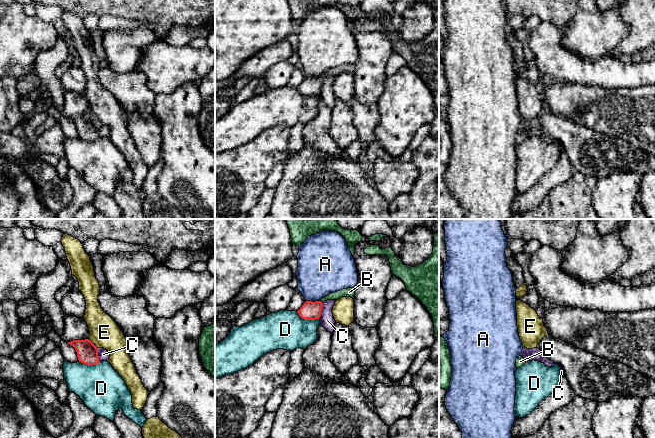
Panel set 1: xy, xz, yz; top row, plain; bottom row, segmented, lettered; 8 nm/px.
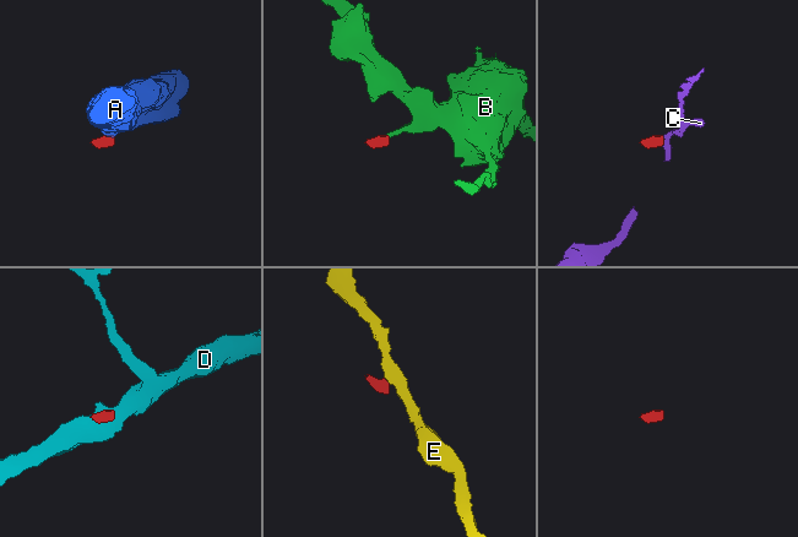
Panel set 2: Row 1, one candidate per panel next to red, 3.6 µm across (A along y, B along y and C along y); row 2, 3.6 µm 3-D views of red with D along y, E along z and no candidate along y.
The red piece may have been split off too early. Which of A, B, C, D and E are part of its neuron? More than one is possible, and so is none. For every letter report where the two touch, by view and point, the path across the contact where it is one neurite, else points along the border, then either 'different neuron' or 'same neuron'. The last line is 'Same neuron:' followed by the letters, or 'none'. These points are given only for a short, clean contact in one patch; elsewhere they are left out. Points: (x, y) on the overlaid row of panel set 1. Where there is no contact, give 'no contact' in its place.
A: contact xz (313, 302); border xz (306, 300), (319, 301); different neuron
B: contact xz (321, 302); way xz (310, 310), (314, 309), (321, 302), (327, 297), (349, 292); same neuron
C: contact xz (321, 310); border xz (323, 303), (319, 317); different neuron
D: contact xz (307, 319); border xz (296, 311), (304, 319), (319, 318); different neuron
E: contact xy (92, 343); border xy (91, 342), (93, 344); different neuron
Same neuron: B

